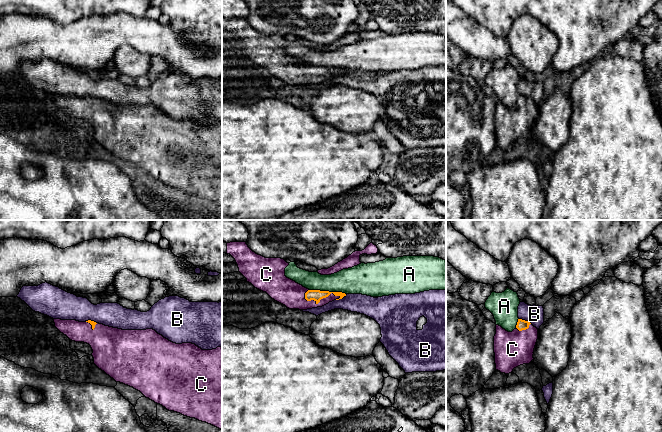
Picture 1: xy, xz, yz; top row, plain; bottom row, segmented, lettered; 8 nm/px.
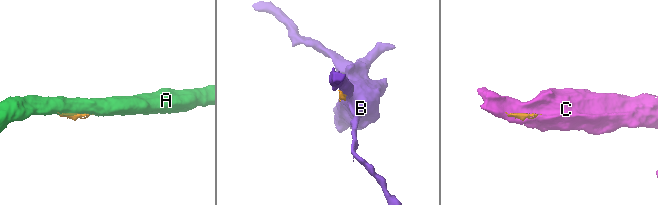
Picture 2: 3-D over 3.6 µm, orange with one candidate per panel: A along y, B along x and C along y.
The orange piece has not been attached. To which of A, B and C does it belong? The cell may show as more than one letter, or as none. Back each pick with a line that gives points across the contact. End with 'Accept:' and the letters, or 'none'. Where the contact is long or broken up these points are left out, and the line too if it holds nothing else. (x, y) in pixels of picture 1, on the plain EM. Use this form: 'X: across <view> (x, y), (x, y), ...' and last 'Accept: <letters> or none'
Accept: C

